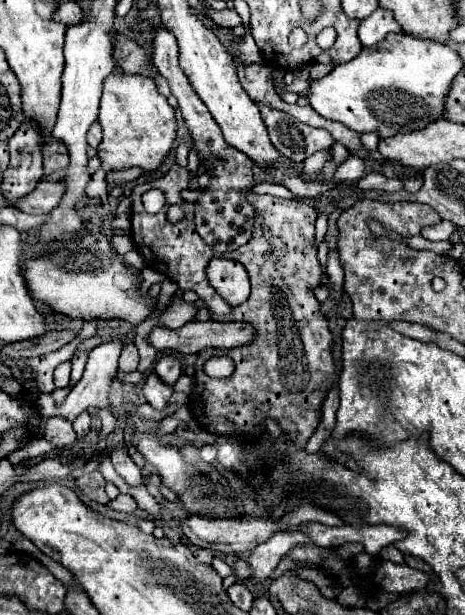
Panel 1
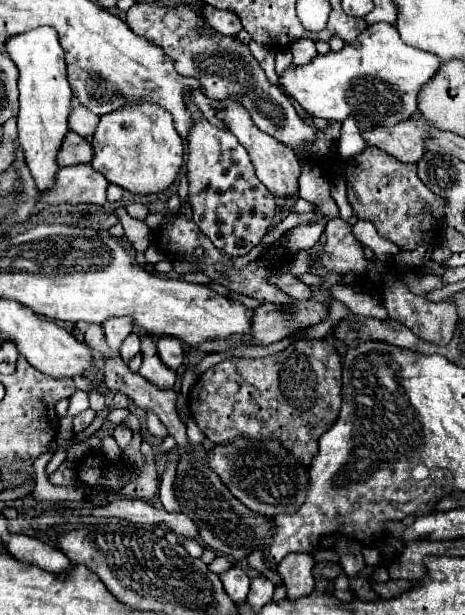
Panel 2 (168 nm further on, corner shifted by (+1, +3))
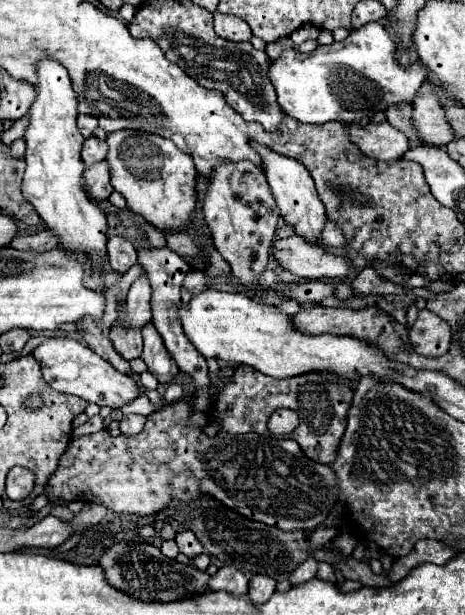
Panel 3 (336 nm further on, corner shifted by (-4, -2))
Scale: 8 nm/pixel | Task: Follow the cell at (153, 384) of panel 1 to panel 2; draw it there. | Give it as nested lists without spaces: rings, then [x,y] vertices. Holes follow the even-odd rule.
[[[144,334],[142,336],[142,366],[140,366],[140,374],[144,378],[148,378],[152,384],[156,384],[158,388],[172,388],[174,380],[176,380],[176,372],[170,370],[168,366],[164,366],[164,362],[158,356],[156,344],[154,340]]]

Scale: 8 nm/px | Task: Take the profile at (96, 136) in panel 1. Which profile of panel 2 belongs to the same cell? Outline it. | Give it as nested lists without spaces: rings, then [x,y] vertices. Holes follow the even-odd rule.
[[[76,106],[76,108],[72,110],[68,122],[70,122],[70,128],[72,128],[74,132],[78,132],[78,134],[84,136],[84,138],[90,138],[90,136],[94,134],[100,118],[98,118],[96,114],[92,114],[88,108]]]

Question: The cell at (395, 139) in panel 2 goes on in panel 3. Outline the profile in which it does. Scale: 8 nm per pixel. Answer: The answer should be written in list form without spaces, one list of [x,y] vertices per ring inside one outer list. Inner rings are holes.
[[[379,123],[379,125],[367,125],[367,127],[357,127],[351,125],[351,141],[357,143],[357,147],[379,161],[391,163],[397,159],[403,159],[405,151],[409,149],[409,139],[391,123]]]

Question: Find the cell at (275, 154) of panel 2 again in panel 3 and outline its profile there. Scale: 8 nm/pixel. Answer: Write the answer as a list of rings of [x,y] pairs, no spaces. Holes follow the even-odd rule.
[[[251,141],[251,147],[261,155],[263,171],[265,171],[267,183],[271,187],[271,193],[277,201],[277,207],[281,211],[281,217],[287,223],[295,225],[297,235],[305,237],[309,243],[317,243],[317,235],[321,233],[323,221],[325,221],[325,207],[323,207],[323,201],[319,199],[319,195],[315,191],[315,185],[313,185],[313,179],[309,175],[307,167],[303,167],[303,163],[299,163],[297,159],[291,159],[291,157],[285,157],[285,155],[271,151],[269,147],[265,147],[261,143]]]

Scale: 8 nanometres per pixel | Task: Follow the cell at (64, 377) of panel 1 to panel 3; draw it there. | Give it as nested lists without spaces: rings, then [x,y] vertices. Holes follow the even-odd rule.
[[[143,394],[131,403],[120,408],[120,410],[124,415],[134,413],[147,417],[155,411],[155,407],[151,404],[148,397]]]

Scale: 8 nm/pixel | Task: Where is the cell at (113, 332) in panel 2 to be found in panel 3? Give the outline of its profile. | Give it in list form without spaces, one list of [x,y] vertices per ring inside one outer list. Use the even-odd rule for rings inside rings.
[[[139,277],[127,295],[125,301],[125,315],[119,319],[121,327],[129,327],[129,329],[143,329],[147,323],[151,323],[151,285],[147,283],[147,277]]]

